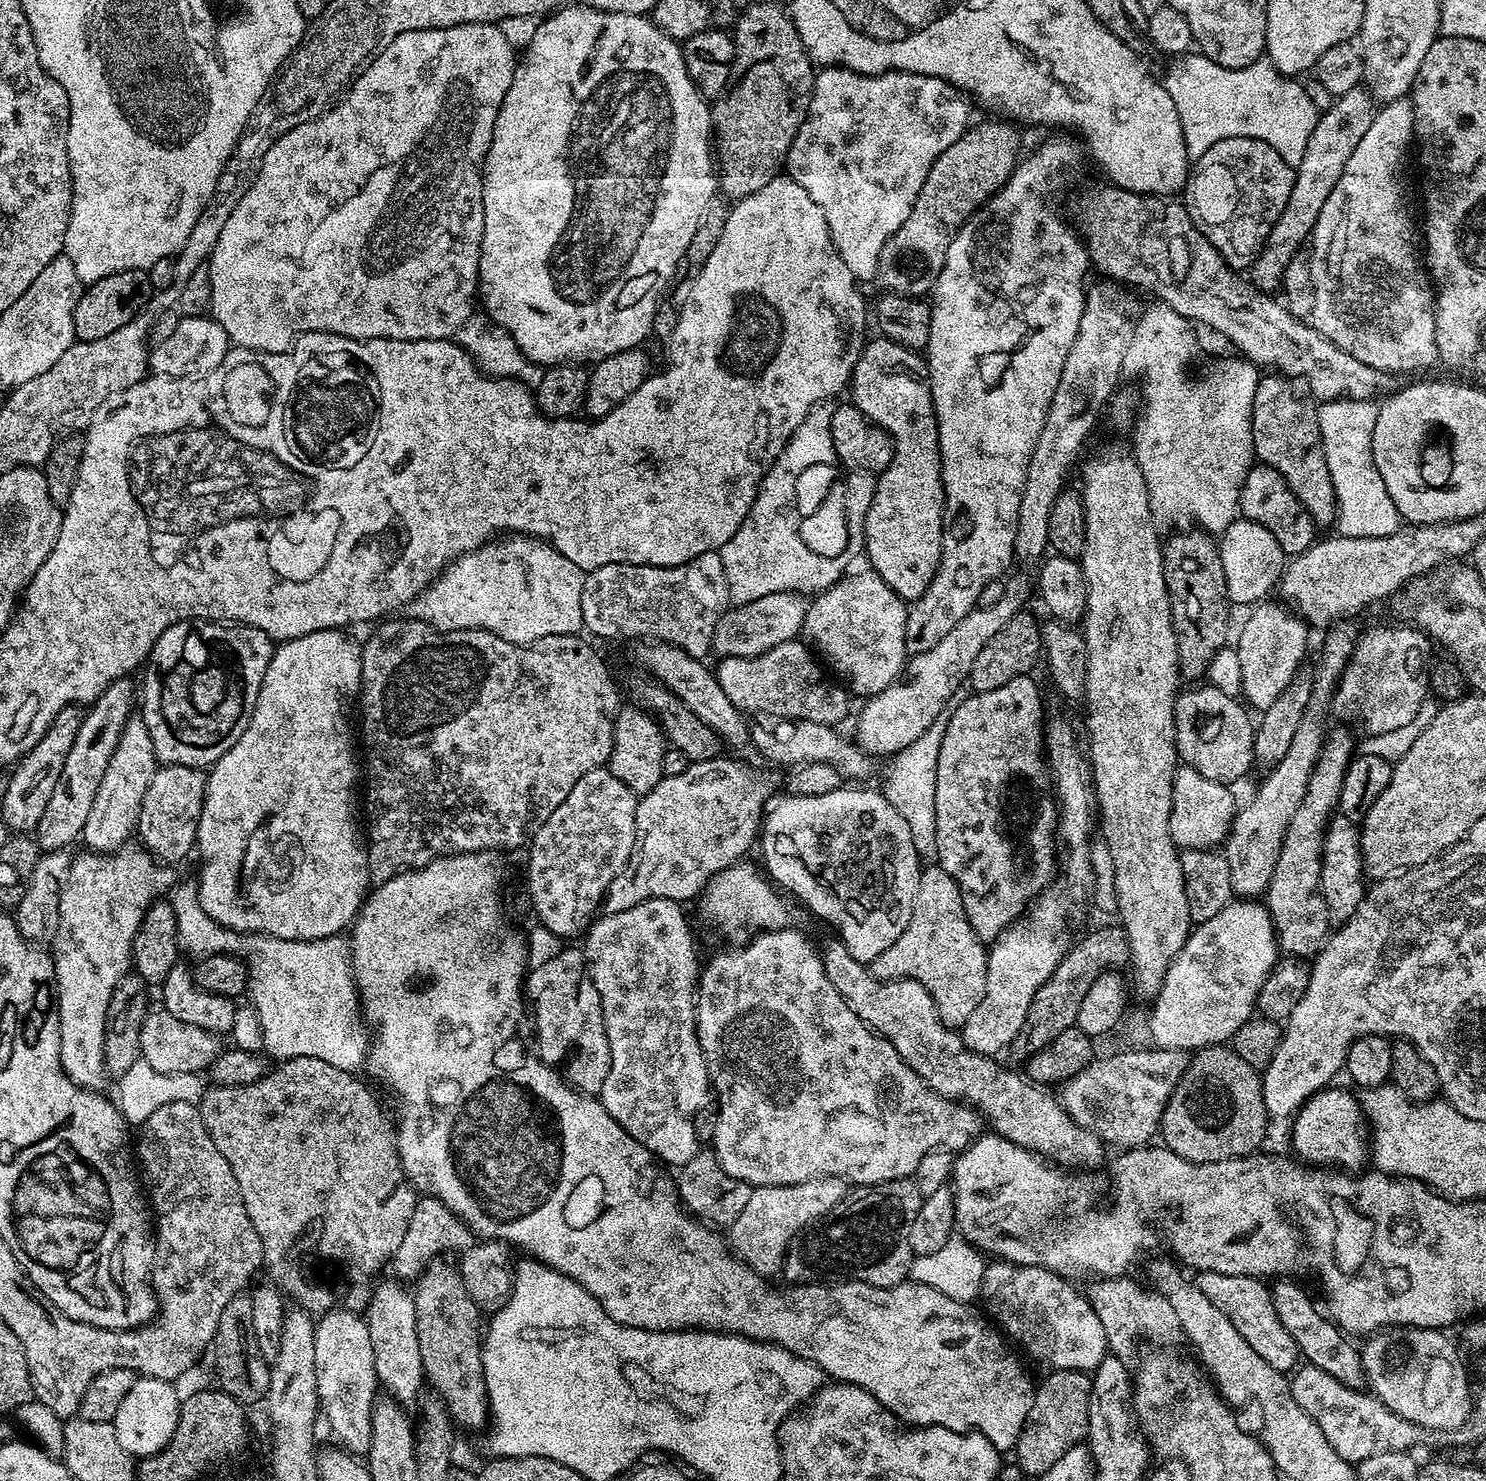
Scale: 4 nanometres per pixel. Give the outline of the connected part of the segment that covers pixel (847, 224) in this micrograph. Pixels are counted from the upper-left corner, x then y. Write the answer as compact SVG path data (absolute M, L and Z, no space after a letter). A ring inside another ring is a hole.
M824 68L815 73L808 113L788 151L786 172L822 210L830 238L857 281L875 281L884 243L910 214L930 166L968 131L968 103L969 97L945 80L913 72L863 76L848 68Z

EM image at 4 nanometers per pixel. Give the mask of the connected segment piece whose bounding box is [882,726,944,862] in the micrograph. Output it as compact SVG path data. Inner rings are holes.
M935 726L922 734L918 741L906 746L887 761L888 769L883 769L885 776L882 791L884 797L906 818L910 826L910 838L914 838L914 850L918 850L921 861L932 862L936 859L936 811L934 810L934 790L938 774L938 754L944 737L943 727Z

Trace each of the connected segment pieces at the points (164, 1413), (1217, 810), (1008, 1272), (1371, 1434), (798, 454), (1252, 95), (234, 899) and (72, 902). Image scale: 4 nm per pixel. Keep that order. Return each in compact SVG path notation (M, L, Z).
M137 1379L136 1384L122 1398L122 1406L118 1406L118 1414L111 1423L114 1434L118 1434L118 1442L122 1450L126 1450L133 1458L154 1456L161 1452L172 1440L174 1430L180 1421L181 1397L176 1397L176 1392L171 1383L166 1380Z
M1187 766L1177 767L1172 778L1172 809L1170 810L1170 838L1176 843L1177 849L1203 849L1211 850L1215 844L1223 845L1228 839L1232 829L1232 820L1238 811L1238 803L1232 797L1233 789L1227 784L1210 782L1208 778L1202 778L1198 770Z
M1003 1258L992 1263L996 1264L990 1264L990 1262L984 1264L979 1299L984 1300L985 1310L983 1309L983 1311L999 1325L1003 1335L1025 1357L1028 1355L1038 1367L1044 1368L1043 1370L1048 1372L1078 1370L1089 1374L1095 1372L1096 1367L1104 1361L1106 1354L1105 1321L1100 1320L1095 1306L1083 1296L1085 1293L1059 1272L1046 1268L1035 1268L1029 1264L1014 1264Z
M1297 1367L1290 1383L1294 1402L1298 1402L1314 1422L1318 1422L1318 1430L1326 1434L1326 1442L1330 1442L1330 1446L1334 1446L1336 1453L1346 1461L1359 1462L1392 1449L1408 1450L1416 1440L1417 1429L1407 1420L1395 1416L1375 1395L1342 1386L1342 1382L1338 1382L1338 1378L1330 1378L1326 1370Z
M821 402L812 407L810 414L806 414L802 426L792 432L790 439L768 465L742 526L738 526L730 542L720 547L728 595L736 604L749 604L779 592L819 594L836 583L847 569L844 568L848 564L847 555L826 558L813 550L804 552L805 542L799 534L801 517L797 515L795 502L795 482L802 470L815 463L833 463L830 438L832 410L831 403Z
M1185 54L1179 58L1173 59L1171 63L1169 63L1172 65L1169 66L1168 73L1166 73L1165 76L1162 76L1162 83L1165 90L1170 94L1170 98L1174 98L1174 106L1178 106L1178 116L1182 122L1184 141L1188 146L1189 157L1195 158L1202 154L1206 154L1206 150L1210 150L1208 144L1214 146L1212 140L1222 142L1220 136L1226 138L1254 138L1255 140L1266 142L1272 149L1277 150L1278 154L1281 154L1283 160L1293 168L1299 165L1302 160L1304 148L1309 142L1310 134L1313 133L1314 126L1317 125L1320 117L1320 111L1312 104L1312 100L1308 98L1308 94L1306 94L1304 90L1304 84L1293 77L1284 76L1273 65L1272 60L1266 56L1260 57L1260 59L1254 61L1250 66L1246 66L1245 68L1224 68L1221 64L1214 63L1208 56L1203 54L1195 54L1196 56L1192 55L1193 54Z
M327 628L326 630L318 630L314 634L306 634L302 638L294 638L293 640L285 640L272 653L272 661L270 666L266 666L266 678L262 678L262 690L258 690L258 702L254 706L254 714L250 718L250 722L246 726L246 730L242 730L242 738L238 738L238 742L234 742L234 746L230 746L230 750L226 750L226 754L222 754L222 758L218 758L215 764L211 765L210 771L207 773L208 781L206 782L206 790L204 791L204 805L202 806L202 814L198 818L198 830L196 831L196 847L195 851L200 852L200 884L198 883L198 891L200 894L200 905L202 910L206 910L206 914L210 914L210 918L214 918L214 922L218 922L223 928L229 928L235 932L263 932L265 936L273 936L274 938L286 938L287 940L324 940L328 936L334 936L343 933L345 929L351 925L356 919L357 912L360 911L360 905L366 899L366 893L370 888L370 873L368 871L368 853L366 851L366 840L362 835L362 824L356 821L356 808L358 812L358 800L356 804L356 779L361 779L362 768L356 765L356 744L352 741L352 704L357 703L361 680L363 678L363 662L361 660L361 645L355 644L348 637L347 631L338 628Z
M129 842L107 854L97 854L91 850L85 853L85 856L76 856L71 861L68 878L60 892L58 928L50 943L50 955L56 971L54 1003L60 1014L60 1067L64 1069L64 1075L79 1088L100 1090L103 1089L104 1080L109 1079L108 1069L104 1066L108 1006L113 996L117 995L120 980L129 971L134 934L138 934L144 911L169 891L169 869L136 842Z

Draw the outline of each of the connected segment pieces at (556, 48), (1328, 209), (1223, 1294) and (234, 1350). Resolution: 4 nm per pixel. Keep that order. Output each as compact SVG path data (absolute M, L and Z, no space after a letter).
M576 2L573 8L561 7L543 21L540 32L519 57L512 85L494 122L490 150L484 159L484 233L478 277L478 300L484 303L483 311L492 324L512 336L530 363L592 366L614 354L622 354L622 350L640 348L643 340L652 336L660 295L671 282L680 259L693 247L694 230L698 230L710 208L708 203L716 188L714 152L710 147L713 136L709 101L701 96L690 78L681 45L662 34L647 15L600 12Z
M1411 99L1391 100L1375 113L1372 125L1354 146L1338 186L1330 190L1322 214L1310 237L1312 272L1316 302L1310 323L1334 346L1346 350L1358 362L1366 362L1383 372L1412 372L1423 364L1436 364L1436 301L1431 287L1426 286L1422 256L1418 251L1418 224L1408 213L1408 196L1400 177L1400 163L1413 143L1414 110Z
M1206 1272L1199 1277L1199 1291L1203 1299L1213 1304L1213 1309L1219 1310L1223 1315L1234 1322L1238 1334L1250 1342L1251 1349L1268 1365L1279 1372L1293 1371L1301 1359L1302 1353L1297 1340L1292 1333L1284 1327L1278 1317L1277 1308L1273 1304L1271 1287L1267 1281L1254 1276L1239 1276L1238 1274L1218 1274Z
M241 1294L226 1302L226 1310L222 1310L222 1318L218 1318L218 1330L210 1345L212 1360L216 1363L216 1376L220 1379L219 1391L230 1394L245 1406L251 1406L255 1400L263 1401L270 1386L269 1357L258 1346L258 1338L254 1334L254 1306L252 1297Z

